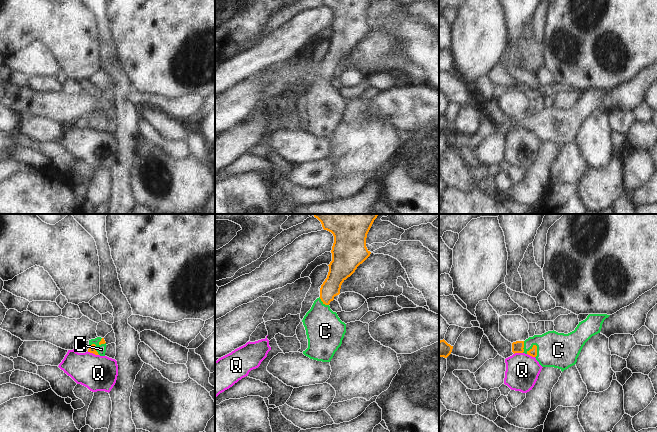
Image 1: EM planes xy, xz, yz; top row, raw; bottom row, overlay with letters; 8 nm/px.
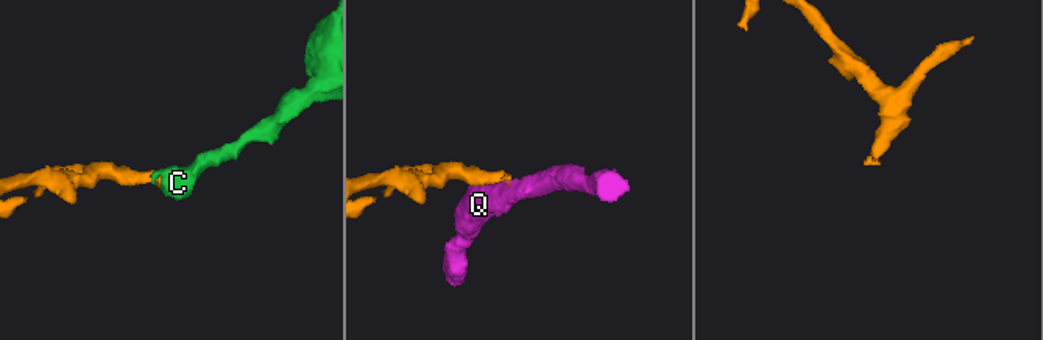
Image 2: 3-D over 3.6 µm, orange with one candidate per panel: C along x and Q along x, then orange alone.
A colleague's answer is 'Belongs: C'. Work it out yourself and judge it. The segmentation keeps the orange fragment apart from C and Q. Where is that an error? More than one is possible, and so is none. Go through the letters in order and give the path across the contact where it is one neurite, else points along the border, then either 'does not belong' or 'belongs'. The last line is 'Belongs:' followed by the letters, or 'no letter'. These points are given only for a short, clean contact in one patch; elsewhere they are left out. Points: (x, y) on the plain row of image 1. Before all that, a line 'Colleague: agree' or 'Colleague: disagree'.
Colleague: agree
C: runs through yz (532, 128), (532, 124), (558, 126); belongs
Q: does not belong
Belongs: C

